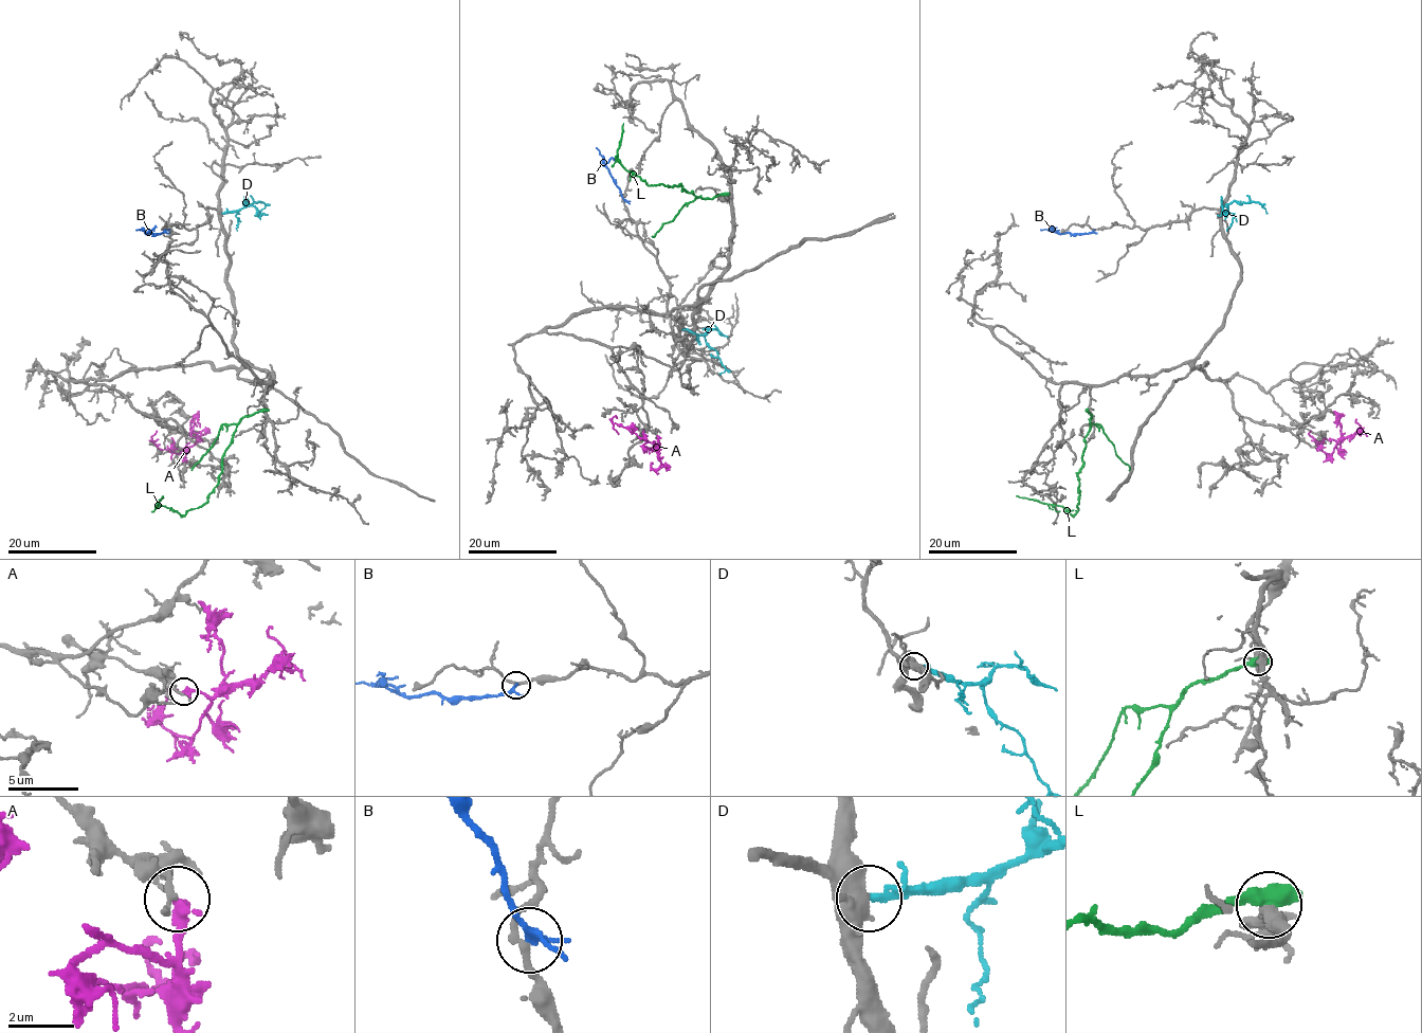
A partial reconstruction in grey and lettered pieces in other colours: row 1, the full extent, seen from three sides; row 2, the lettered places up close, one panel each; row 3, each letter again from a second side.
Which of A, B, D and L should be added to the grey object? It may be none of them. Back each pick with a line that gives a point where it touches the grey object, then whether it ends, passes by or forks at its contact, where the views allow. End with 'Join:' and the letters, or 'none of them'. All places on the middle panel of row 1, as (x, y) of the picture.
B: (624, 201) | it passes by
Join: B

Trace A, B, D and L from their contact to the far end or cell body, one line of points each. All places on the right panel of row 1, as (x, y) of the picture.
A: (1329, 439), (1336, 445), (1331, 454), (1318, 449), (1309, 434), (1311, 431)
B: (1094, 230), (1071, 234), (1040, 230)
D: (1222, 213), (1234, 200), (1239, 204), (1258, 201), (1268, 213)
L: (1088, 410), (1091, 419), (1085, 438), (1083, 468), (1077, 474), (1077, 511), (1071, 514), (1064, 508), (1016, 495)

